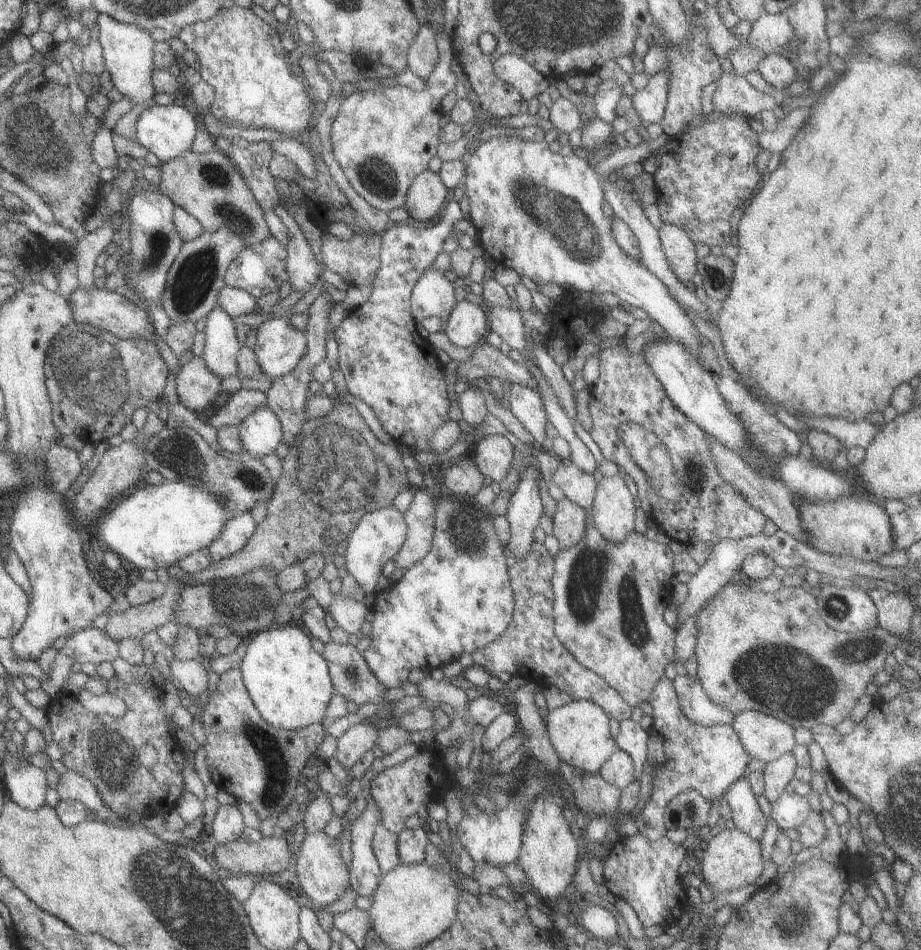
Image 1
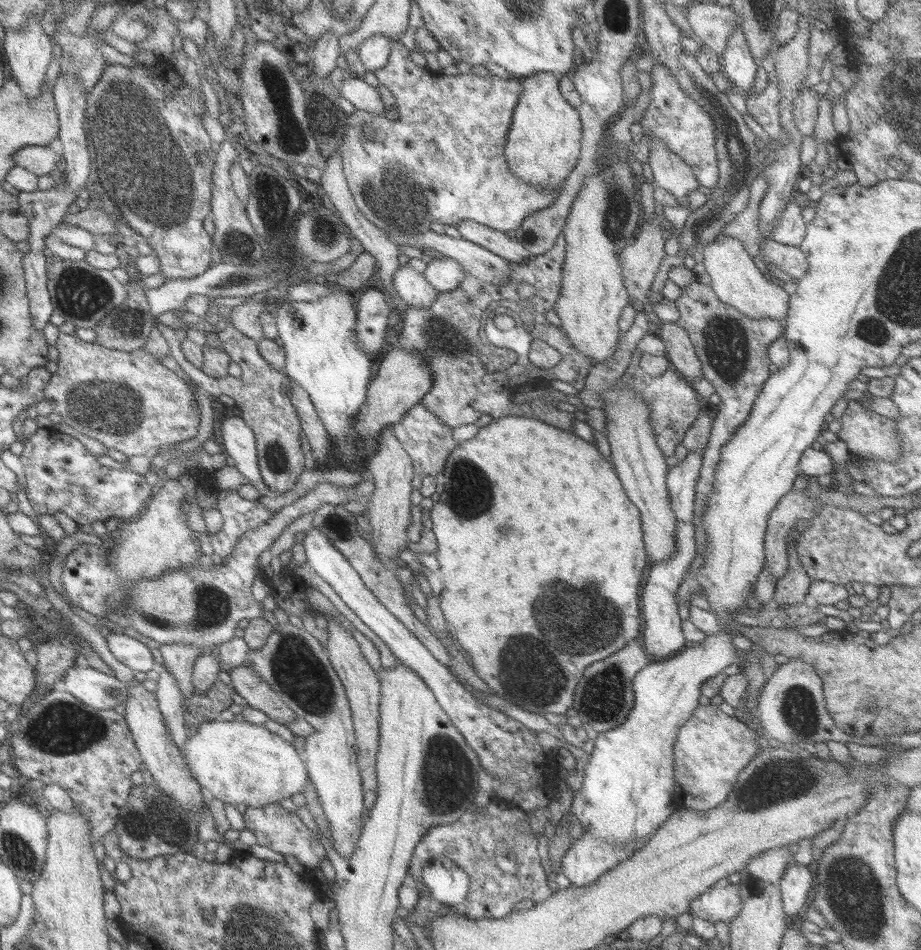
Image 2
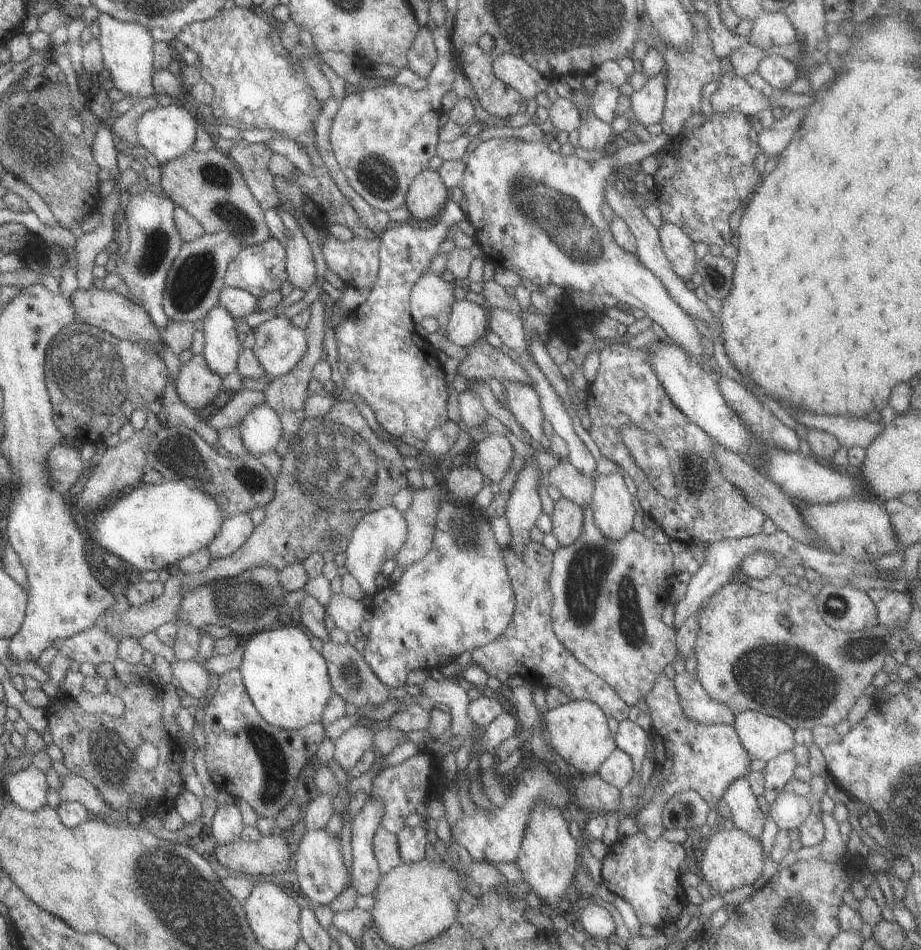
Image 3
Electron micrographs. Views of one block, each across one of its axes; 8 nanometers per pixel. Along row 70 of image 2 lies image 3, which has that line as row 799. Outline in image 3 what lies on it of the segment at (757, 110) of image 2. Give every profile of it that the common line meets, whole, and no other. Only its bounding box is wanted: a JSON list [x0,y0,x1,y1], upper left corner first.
[763,750,797,804]

